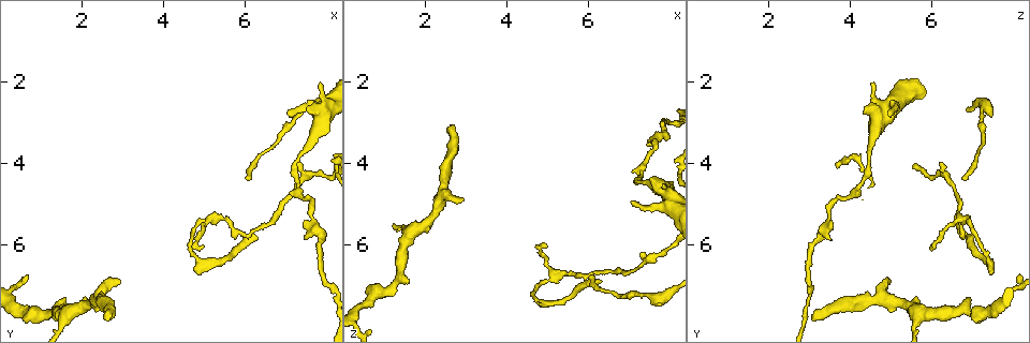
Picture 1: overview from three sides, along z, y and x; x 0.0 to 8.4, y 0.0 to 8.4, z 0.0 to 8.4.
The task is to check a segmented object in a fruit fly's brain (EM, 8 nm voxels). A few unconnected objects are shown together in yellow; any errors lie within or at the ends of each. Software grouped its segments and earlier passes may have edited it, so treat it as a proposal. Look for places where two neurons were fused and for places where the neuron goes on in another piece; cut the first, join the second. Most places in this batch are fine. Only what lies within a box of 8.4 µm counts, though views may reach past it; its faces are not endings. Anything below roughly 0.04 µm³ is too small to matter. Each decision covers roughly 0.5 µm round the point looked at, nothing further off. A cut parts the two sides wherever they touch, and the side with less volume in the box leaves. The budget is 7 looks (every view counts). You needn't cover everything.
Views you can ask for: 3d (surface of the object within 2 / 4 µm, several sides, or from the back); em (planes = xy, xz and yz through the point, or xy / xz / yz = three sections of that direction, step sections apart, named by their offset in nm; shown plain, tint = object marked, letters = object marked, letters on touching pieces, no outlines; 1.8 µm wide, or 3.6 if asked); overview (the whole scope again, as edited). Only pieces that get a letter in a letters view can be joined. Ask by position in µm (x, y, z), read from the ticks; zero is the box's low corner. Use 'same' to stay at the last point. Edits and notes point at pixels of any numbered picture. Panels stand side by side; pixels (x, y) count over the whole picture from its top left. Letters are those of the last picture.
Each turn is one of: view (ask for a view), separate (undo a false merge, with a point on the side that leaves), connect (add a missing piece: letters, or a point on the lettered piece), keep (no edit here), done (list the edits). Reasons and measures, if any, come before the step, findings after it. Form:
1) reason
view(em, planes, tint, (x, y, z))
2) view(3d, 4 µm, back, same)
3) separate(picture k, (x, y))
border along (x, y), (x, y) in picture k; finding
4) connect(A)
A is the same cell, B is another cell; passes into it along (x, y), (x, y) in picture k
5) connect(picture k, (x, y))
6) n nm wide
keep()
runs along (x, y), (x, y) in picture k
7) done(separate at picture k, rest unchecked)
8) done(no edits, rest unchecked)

an open end
view(3d, 4 µm, (5.00, 6.05, 6.00))

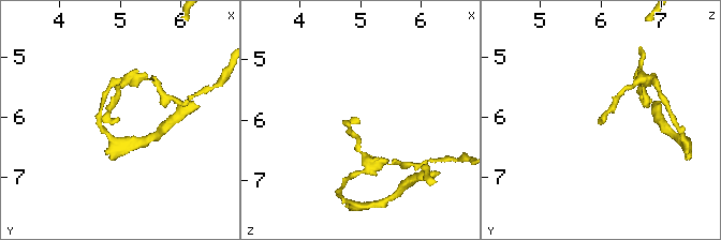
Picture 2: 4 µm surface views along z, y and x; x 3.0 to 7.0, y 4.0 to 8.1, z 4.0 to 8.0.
view(em, xz, step 8, letters, (4.95, 6.00, 5.95))

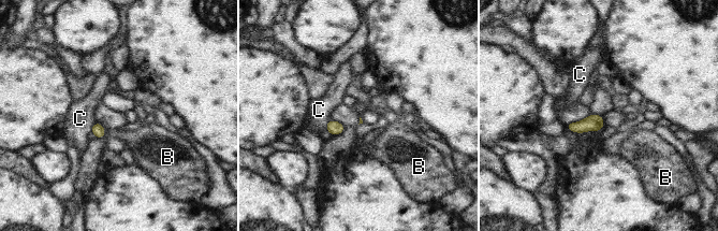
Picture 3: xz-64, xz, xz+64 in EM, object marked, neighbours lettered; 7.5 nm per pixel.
view(em, planes, letters, same)

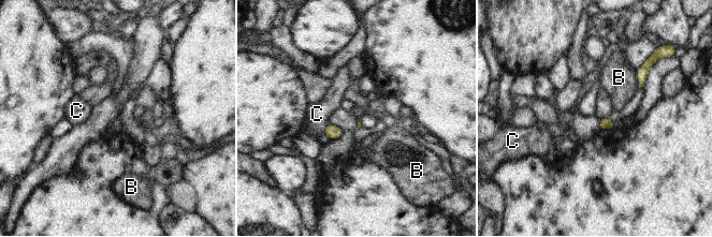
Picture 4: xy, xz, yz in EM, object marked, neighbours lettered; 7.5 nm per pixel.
keep()
B and C are other cells; border along (637, 69), (639, 87) in picture 4; no lettered piece goes on from it

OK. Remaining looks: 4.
branch stops here
view(3d, 2 µm, (2.95, 6.90, 4.90))

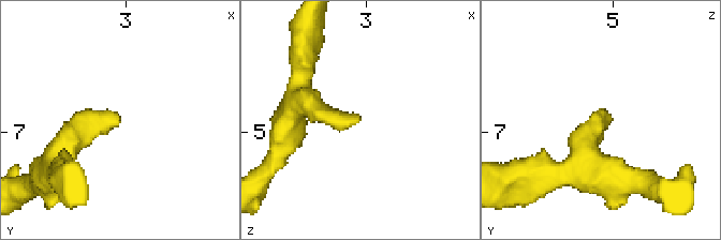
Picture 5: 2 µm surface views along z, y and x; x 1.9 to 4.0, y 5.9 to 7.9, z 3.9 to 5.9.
view(em, yz, step 4, letters, (2.94, 6.90, 4.88))

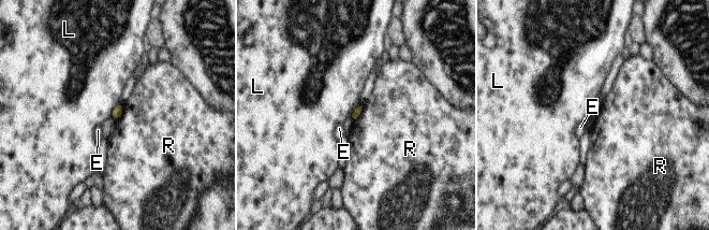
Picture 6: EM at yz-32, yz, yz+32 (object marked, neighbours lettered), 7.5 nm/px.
keep()
E, L and R are other cells; border along (123, 103), (121, 115), (116, 120) in picture 6; no lettered piece goes on from it

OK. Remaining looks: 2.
an open end
view(em, planes, letters, (2.60, 7.80, 3.10))

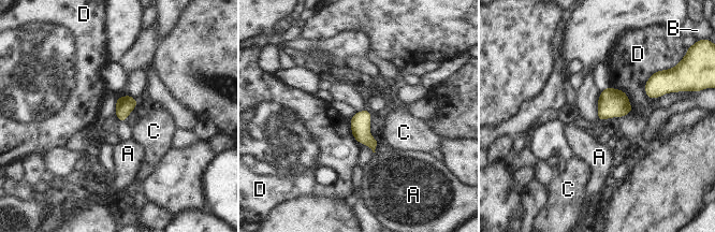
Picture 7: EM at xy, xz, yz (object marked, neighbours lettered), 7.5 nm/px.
D touches over 240 nm
keep()
A, B, C and D are other cells; border along (660, 70), (645, 83), (650, 99) in picture 7; no lettered piece goes on from it

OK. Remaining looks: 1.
done(no edits, rest unchecked)

